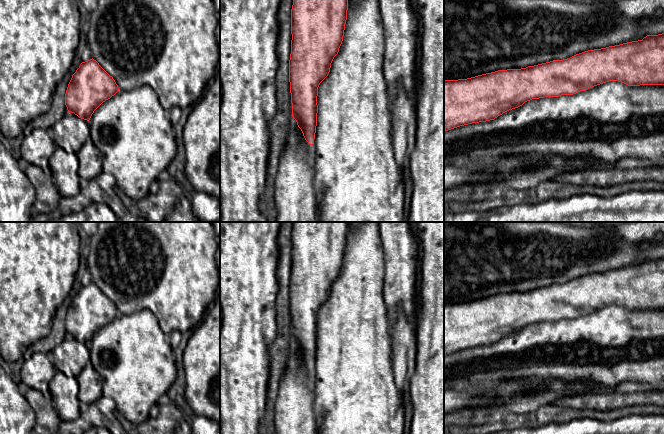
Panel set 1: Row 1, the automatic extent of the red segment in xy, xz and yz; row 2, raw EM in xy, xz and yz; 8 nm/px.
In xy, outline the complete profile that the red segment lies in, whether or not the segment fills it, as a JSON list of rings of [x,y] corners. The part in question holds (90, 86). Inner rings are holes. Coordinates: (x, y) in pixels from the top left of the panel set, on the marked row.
[[[93,58],[82,62],[68,84],[65,105],[68,112],[89,121],[94,111],[119,91],[110,76]]]

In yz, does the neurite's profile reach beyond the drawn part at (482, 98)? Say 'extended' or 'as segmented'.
as segmented

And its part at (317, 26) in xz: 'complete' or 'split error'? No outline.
complete

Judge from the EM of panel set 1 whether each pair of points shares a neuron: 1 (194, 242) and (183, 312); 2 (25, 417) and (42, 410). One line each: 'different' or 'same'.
1: same
2: different

